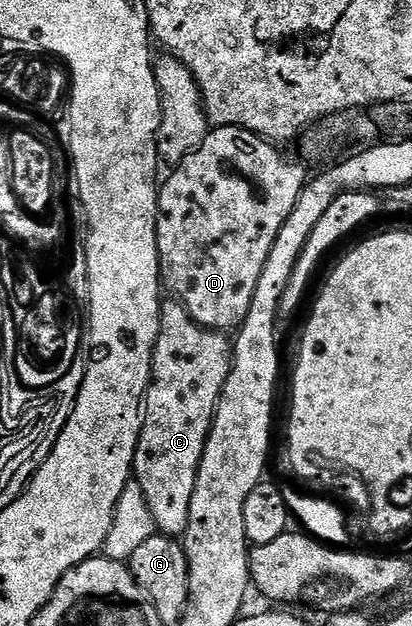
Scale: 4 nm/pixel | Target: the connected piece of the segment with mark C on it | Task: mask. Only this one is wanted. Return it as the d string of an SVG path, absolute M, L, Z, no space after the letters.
M165 301L161 305L161 332L153 350L153 377L145 391L141 432L133 458L132 478L143 489L151 517L158 532L170 537L184 536L191 513L191 496L195 493L195 481L199 473L199 461L207 445L209 430L227 381L227 373L233 364L233 349L228 334L201 327L187 313L182 303Z

